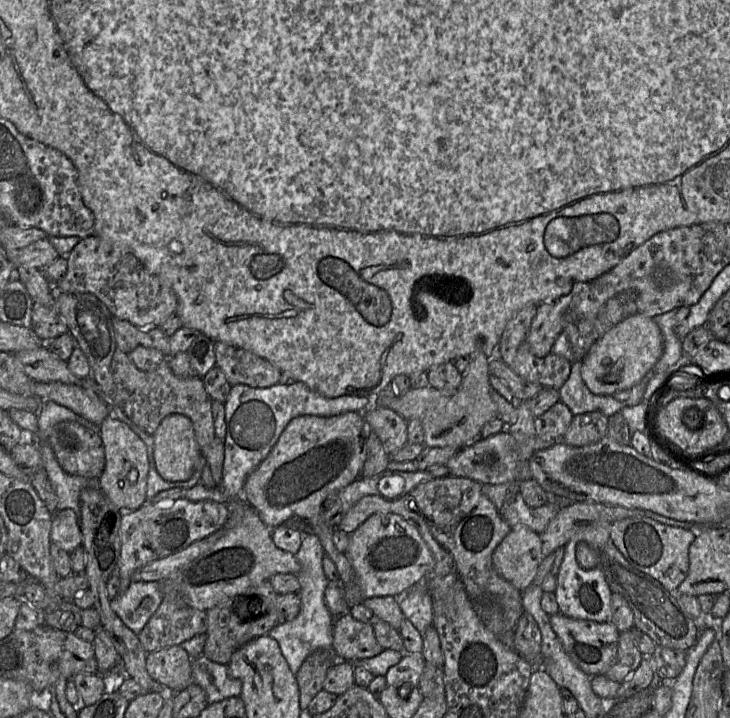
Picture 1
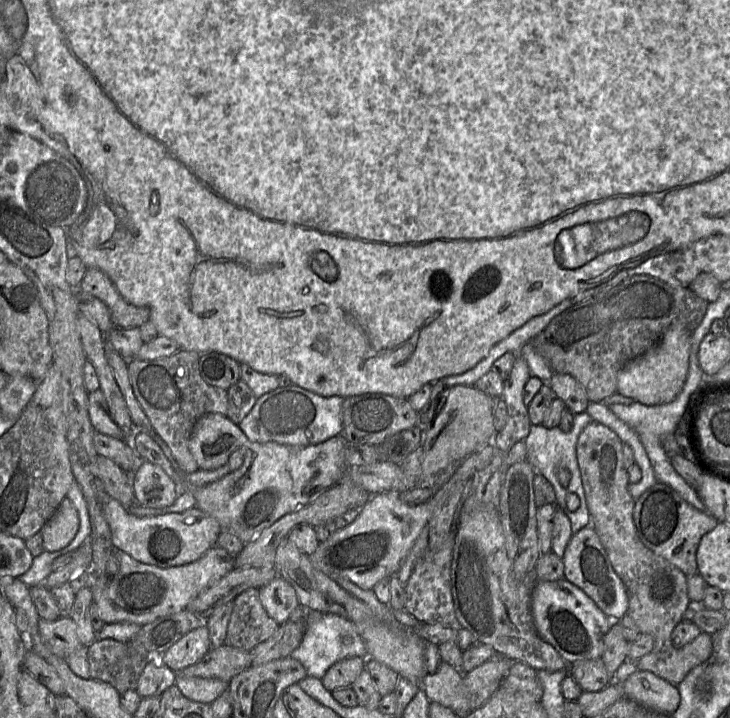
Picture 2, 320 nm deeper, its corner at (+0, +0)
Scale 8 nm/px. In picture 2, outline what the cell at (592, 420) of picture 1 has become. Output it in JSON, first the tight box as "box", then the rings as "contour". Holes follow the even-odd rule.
{"box":[576,421,712,686],"contour":[[[592,421],[579,435],[576,456],[591,525],[599,535],[614,570],[626,587],[627,615],[634,620],[642,634],[650,634],[654,638],[652,651],[636,661],[638,670],[650,671],[677,686],[690,670],[711,656],[712,636],[701,632],[681,648],[675,648],[672,644],[674,628],[686,618],[694,605],[687,593],[688,577],[666,559],[656,555],[640,540],[633,520],[636,500],[628,491],[630,483],[622,450],[623,443],[620,438],[598,422]]]}

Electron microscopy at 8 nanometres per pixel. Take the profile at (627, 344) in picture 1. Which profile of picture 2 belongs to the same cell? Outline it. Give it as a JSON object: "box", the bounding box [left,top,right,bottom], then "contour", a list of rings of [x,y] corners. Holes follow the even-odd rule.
{"box":[617,329,691,406],"contour":[[[668,329],[654,348],[620,370],[617,393],[646,406],[667,404],[674,400],[688,375],[691,335],[687,329]]]}

